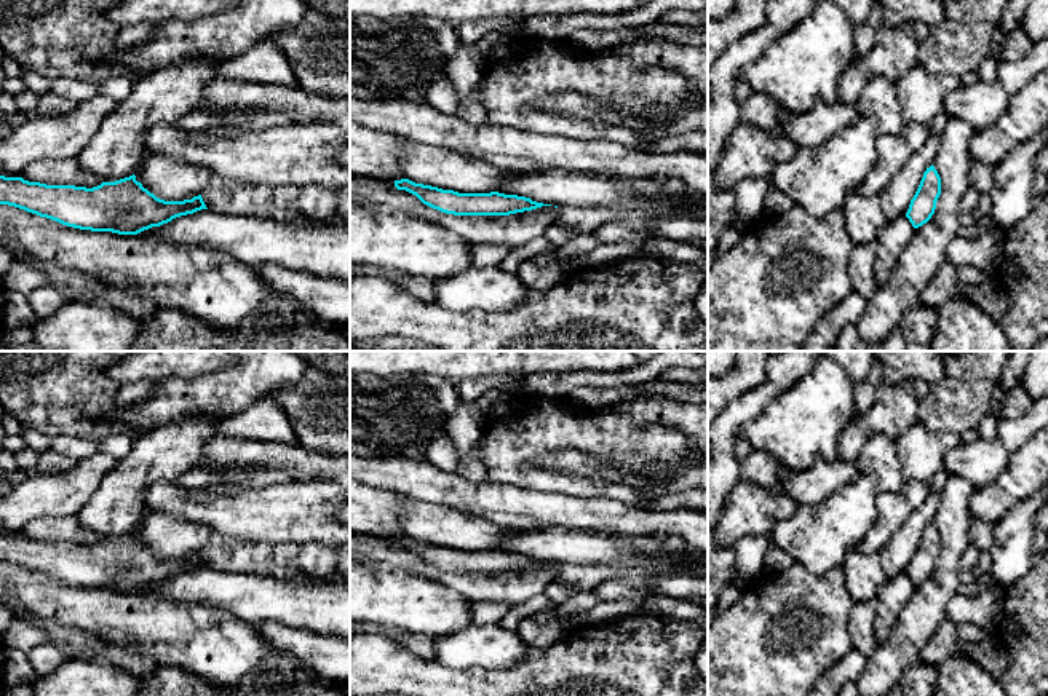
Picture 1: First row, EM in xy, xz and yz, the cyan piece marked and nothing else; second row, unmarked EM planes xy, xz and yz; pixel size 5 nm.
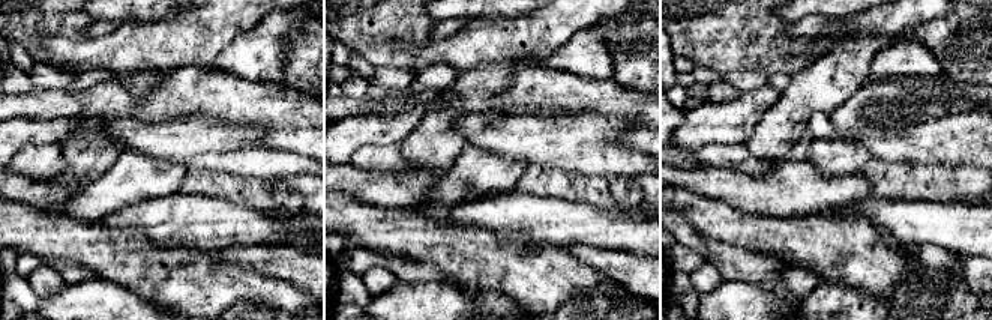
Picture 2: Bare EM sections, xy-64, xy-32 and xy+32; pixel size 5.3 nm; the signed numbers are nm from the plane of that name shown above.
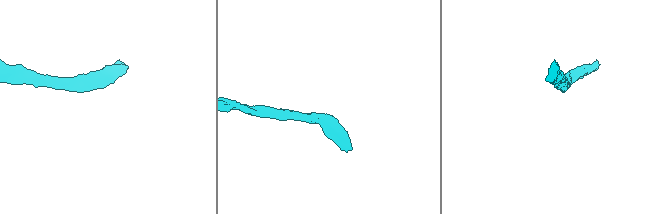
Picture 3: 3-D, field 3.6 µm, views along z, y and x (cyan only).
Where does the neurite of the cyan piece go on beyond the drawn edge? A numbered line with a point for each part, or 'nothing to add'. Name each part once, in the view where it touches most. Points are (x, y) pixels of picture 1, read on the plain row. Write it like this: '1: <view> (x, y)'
nothing to add

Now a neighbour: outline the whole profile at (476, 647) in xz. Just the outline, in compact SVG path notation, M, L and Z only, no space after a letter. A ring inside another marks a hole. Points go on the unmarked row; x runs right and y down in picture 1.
M498 624L468 626L435 639L436 662L449 669L513 669L527 650L524 632Z

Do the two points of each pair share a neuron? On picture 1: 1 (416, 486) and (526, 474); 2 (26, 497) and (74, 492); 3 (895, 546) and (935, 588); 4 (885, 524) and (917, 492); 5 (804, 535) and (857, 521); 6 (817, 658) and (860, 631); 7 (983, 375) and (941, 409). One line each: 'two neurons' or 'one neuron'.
1: two neurons
2: one neuron
3: two neurons
4: one neuron
5: one neuron
6: two neurons
7: one neuron

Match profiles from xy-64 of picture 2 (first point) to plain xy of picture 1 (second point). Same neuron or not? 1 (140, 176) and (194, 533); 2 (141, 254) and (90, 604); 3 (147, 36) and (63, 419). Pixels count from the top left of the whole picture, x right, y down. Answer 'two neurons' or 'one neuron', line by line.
1: one neuron
2: one neuron
3: two neurons

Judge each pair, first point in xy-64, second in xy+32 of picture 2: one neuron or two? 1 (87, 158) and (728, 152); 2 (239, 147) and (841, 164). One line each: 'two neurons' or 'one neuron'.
1: two neurons
2: two neurons

